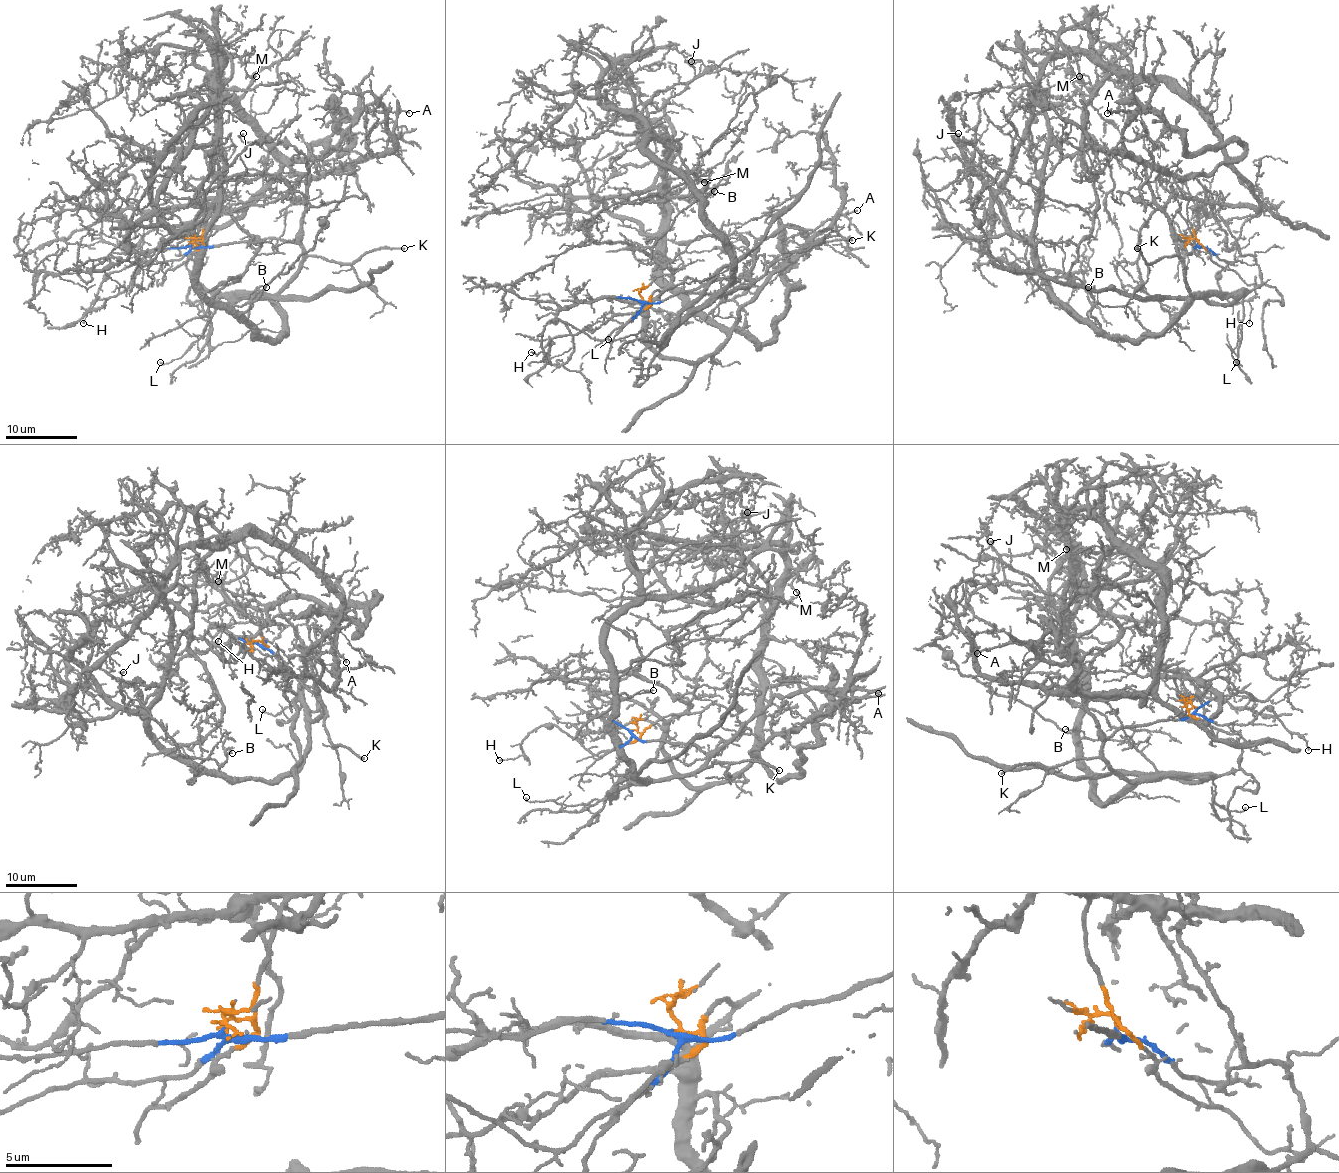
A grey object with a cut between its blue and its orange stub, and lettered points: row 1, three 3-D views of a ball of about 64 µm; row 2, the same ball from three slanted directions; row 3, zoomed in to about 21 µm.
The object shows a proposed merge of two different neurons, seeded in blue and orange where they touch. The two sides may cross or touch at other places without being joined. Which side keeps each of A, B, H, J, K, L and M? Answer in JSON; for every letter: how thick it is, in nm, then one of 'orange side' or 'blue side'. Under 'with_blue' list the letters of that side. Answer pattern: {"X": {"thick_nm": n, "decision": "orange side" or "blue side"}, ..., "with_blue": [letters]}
{"A": {"thick_nm": 170, "decision": "blue side"}, "B": {"thick_nm": 80, "decision": "blue side"}, "H": {"thick_nm": 100, "decision": "blue side"}, "J": {"thick_nm": 140, "decision": "blue side"}, "K": {"thick_nm": 220, "decision": "blue side"}, "L": {"thick_nm": 140, "decision": "blue side"}, "M": {"thick_nm": 110, "decision": "orange side"}, "with_blue": ["A", "B", "H", "J", "K", "L"]}

